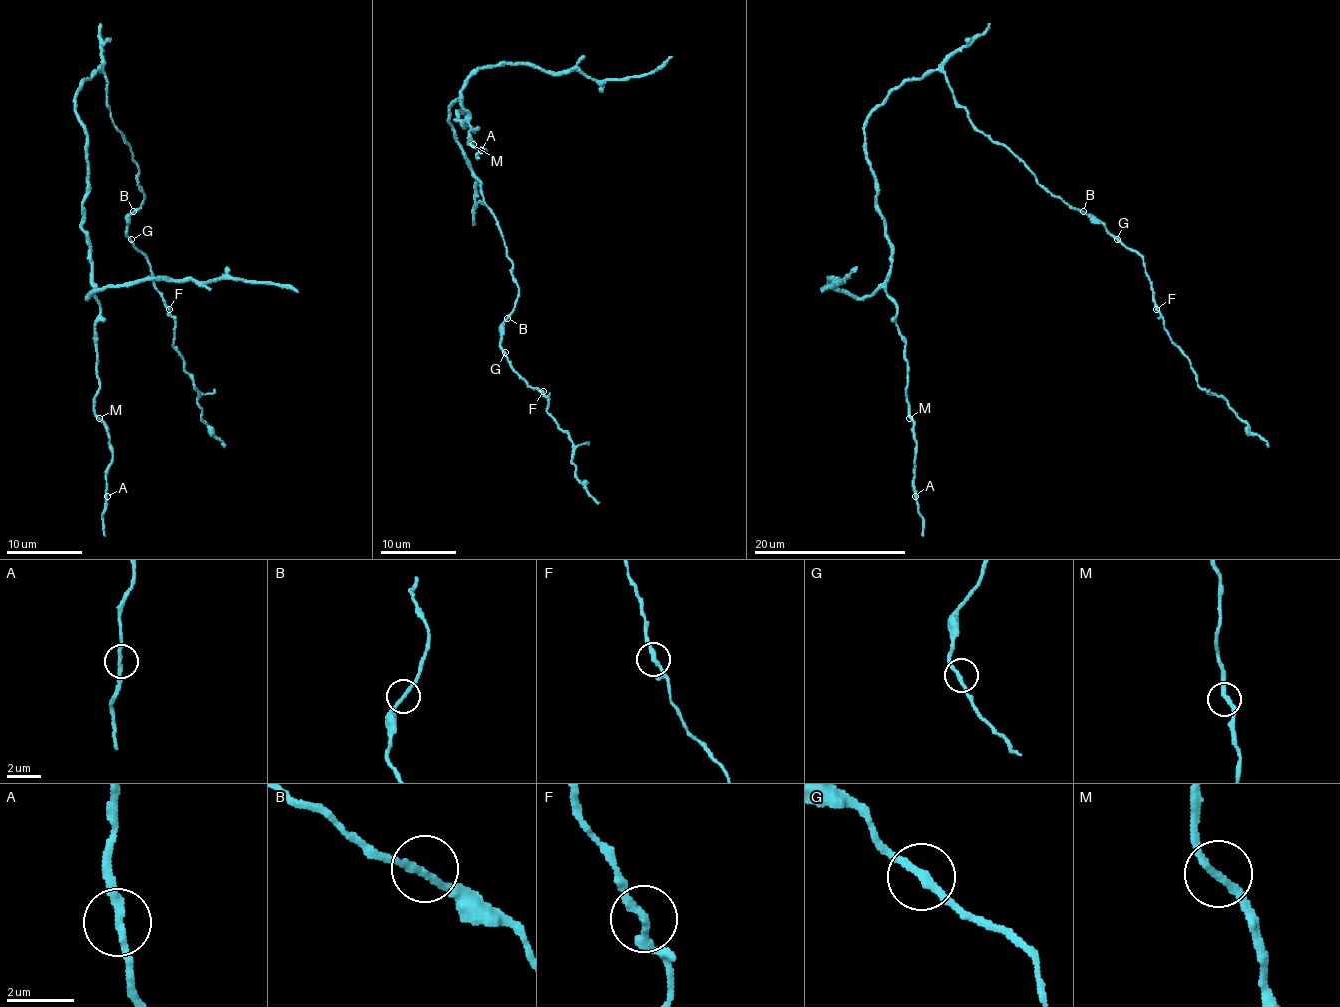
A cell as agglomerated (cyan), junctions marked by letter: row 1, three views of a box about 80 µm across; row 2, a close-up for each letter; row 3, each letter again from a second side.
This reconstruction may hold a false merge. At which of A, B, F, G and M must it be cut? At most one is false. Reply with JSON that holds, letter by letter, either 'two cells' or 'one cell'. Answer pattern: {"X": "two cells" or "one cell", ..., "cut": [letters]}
{"A": "one cell", "B": "one cell", "F": "one cell", "G": "one cell", "M": "one cell", "cut": []}

